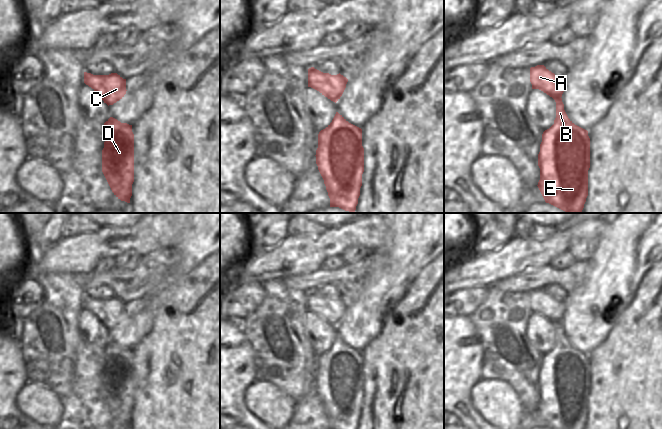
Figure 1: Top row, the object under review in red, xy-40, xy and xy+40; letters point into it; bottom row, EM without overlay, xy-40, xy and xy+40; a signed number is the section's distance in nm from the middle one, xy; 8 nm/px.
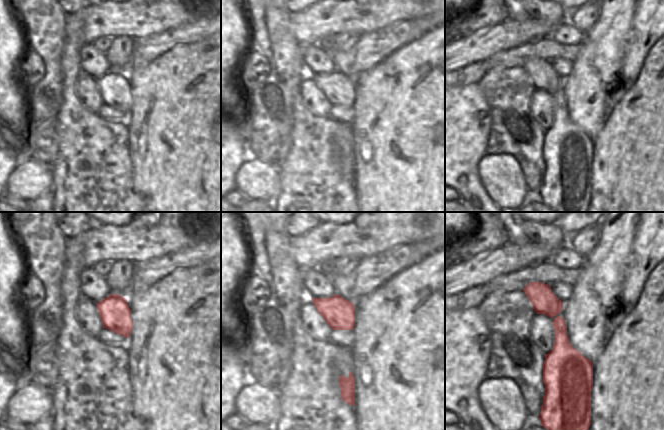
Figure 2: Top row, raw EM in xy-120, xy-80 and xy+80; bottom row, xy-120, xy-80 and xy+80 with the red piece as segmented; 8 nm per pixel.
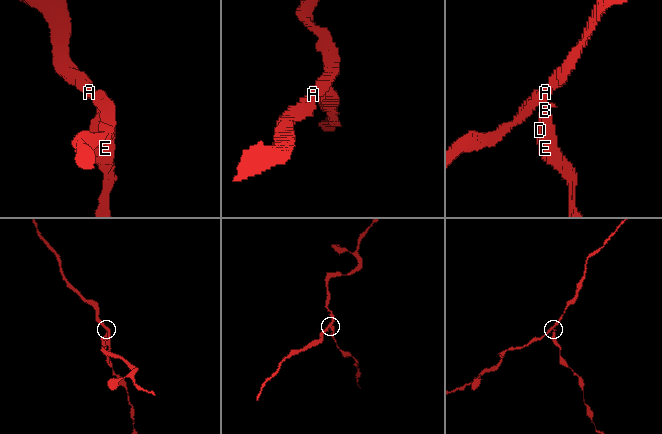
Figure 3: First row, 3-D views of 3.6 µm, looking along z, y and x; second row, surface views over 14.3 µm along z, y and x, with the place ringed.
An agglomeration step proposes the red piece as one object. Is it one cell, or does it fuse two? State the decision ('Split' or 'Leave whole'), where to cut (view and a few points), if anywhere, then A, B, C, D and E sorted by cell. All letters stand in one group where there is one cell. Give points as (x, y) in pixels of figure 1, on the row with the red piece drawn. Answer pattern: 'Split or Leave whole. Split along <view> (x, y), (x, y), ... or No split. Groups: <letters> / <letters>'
Split. Split along xy+40 (560, 97), (554, 99). Groups: A C / B D E.

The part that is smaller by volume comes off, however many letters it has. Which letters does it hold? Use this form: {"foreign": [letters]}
{"foreign": ["B", "D", "E"]}

